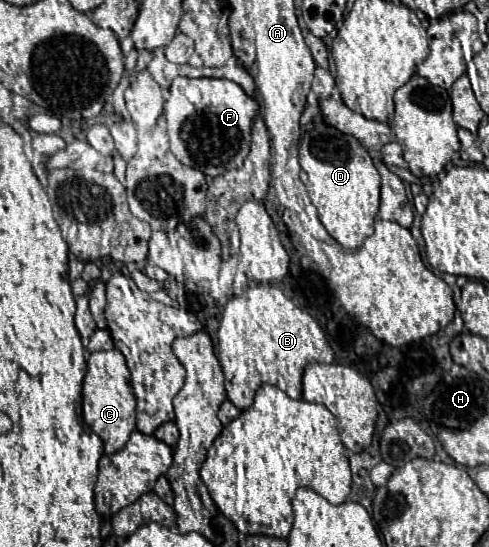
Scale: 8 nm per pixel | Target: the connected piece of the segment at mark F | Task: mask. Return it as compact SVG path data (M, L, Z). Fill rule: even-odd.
M178 76L172 82L170 98L164 104L172 154L182 164L202 170L212 178L226 170L240 168L250 148L250 128L258 112L258 102L232 80Z

